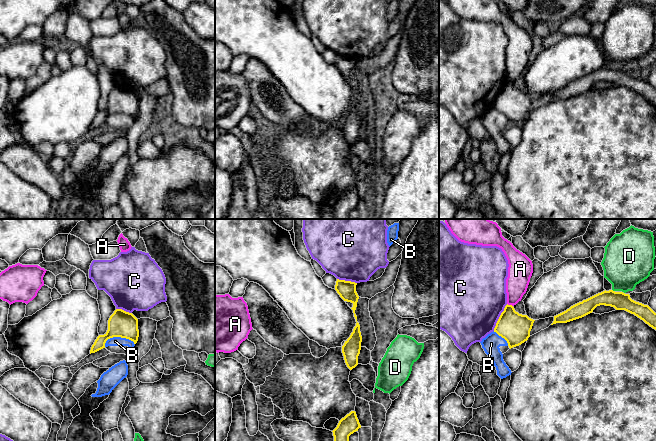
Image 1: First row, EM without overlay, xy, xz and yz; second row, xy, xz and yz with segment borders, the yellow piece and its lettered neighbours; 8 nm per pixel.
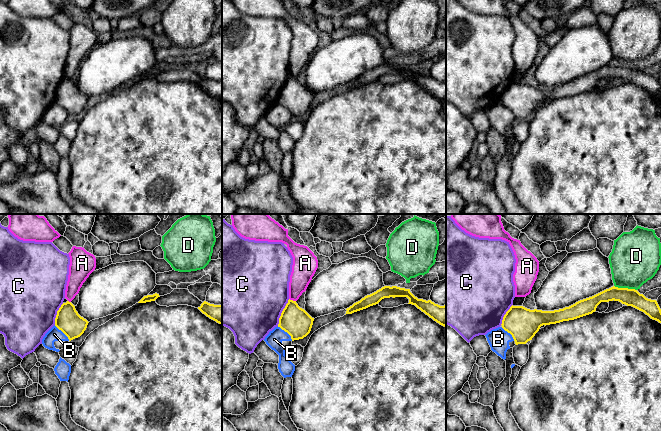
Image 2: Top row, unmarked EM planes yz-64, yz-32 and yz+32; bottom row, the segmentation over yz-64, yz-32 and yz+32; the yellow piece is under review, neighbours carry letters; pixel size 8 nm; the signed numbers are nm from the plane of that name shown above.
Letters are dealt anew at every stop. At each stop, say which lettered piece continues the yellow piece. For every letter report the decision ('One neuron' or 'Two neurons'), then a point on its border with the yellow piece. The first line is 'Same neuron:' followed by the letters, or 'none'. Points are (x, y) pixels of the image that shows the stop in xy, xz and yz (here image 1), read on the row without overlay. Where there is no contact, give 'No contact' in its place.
Same neuron: none
A: Two neurons. Touches yellow at yz (510, 81)
B: Two neurons. Touches yellow at xy (118, 112)
C: Two neurons. Touches yellow at yz (499, 93)
D: Two neurons. Touches yellow at yz (612, 66)

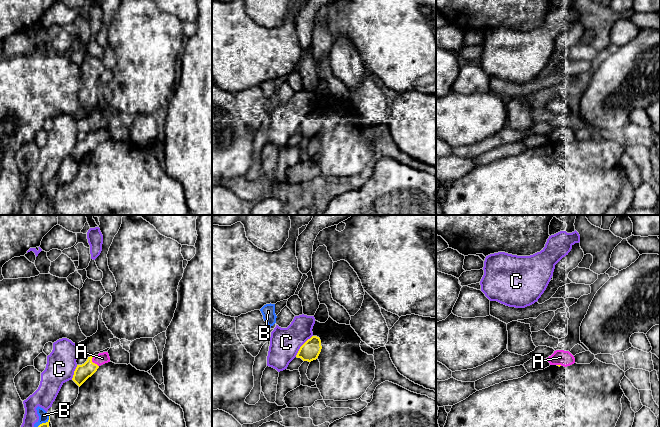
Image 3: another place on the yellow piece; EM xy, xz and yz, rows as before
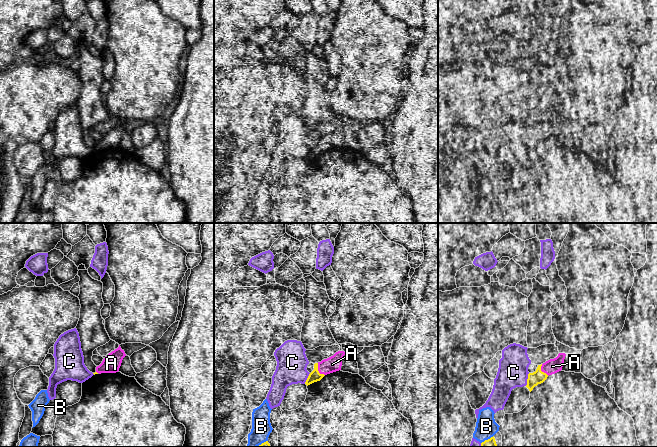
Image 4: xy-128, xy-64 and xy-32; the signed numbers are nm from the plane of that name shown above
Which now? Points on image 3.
Same neuron: A
A: One neuron. Touches yellow at xy (92, 138)
B: Two neurons. Touches yellow at xy (43, 199)
C: Two neurons. Touches yellow at xz (301, 122)

